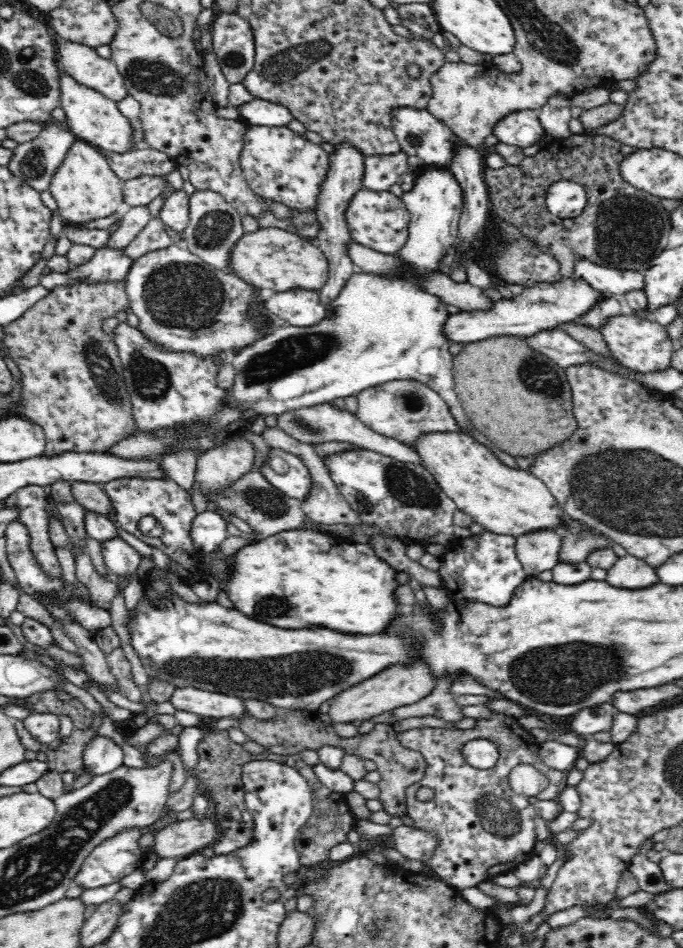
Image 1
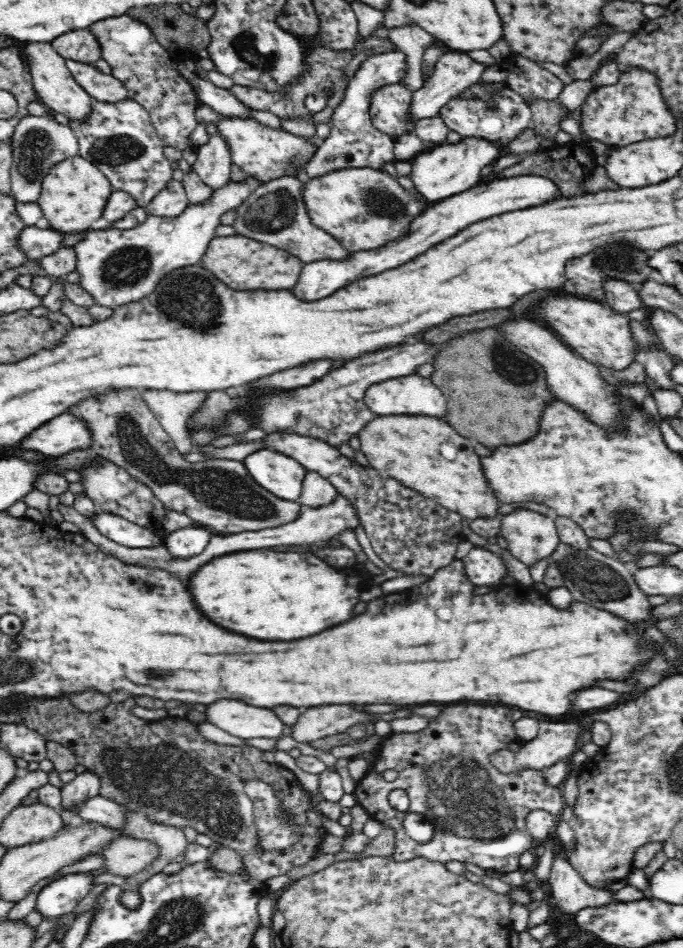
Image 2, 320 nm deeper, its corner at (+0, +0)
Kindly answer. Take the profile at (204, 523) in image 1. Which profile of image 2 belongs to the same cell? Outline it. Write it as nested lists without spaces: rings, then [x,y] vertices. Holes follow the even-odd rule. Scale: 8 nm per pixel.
[[[188,526],[162,533],[162,536],[161,544],[172,555],[172,559],[188,560],[208,546],[212,534],[202,526]]]

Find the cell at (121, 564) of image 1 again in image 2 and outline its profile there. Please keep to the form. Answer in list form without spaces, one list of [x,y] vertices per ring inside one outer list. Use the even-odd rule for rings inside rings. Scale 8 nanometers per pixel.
[[[107,512],[92,516],[93,525],[106,537],[130,548],[150,548],[160,545],[162,533],[138,526],[117,514]]]

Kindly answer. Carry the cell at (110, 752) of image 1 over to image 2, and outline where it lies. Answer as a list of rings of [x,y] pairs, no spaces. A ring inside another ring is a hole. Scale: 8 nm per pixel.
[[[85,770],[83,774],[76,776],[72,782],[64,784],[61,789],[61,806],[58,810],[70,811],[70,813],[76,813],[80,816],[80,812],[77,812],[79,808],[90,798],[96,798],[100,788],[99,777]]]

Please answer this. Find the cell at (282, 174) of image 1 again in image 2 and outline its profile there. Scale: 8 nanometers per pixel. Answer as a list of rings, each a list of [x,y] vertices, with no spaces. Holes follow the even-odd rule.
[[[204,104],[196,108],[195,119],[198,125],[204,125],[204,127],[214,125],[216,134],[226,141],[234,164],[238,164],[249,176],[262,178],[264,182],[285,176],[287,169],[294,162],[299,162],[301,159],[307,162],[318,147],[314,143],[309,144],[308,139],[284,131],[280,127],[270,128],[255,119],[223,116]]]

